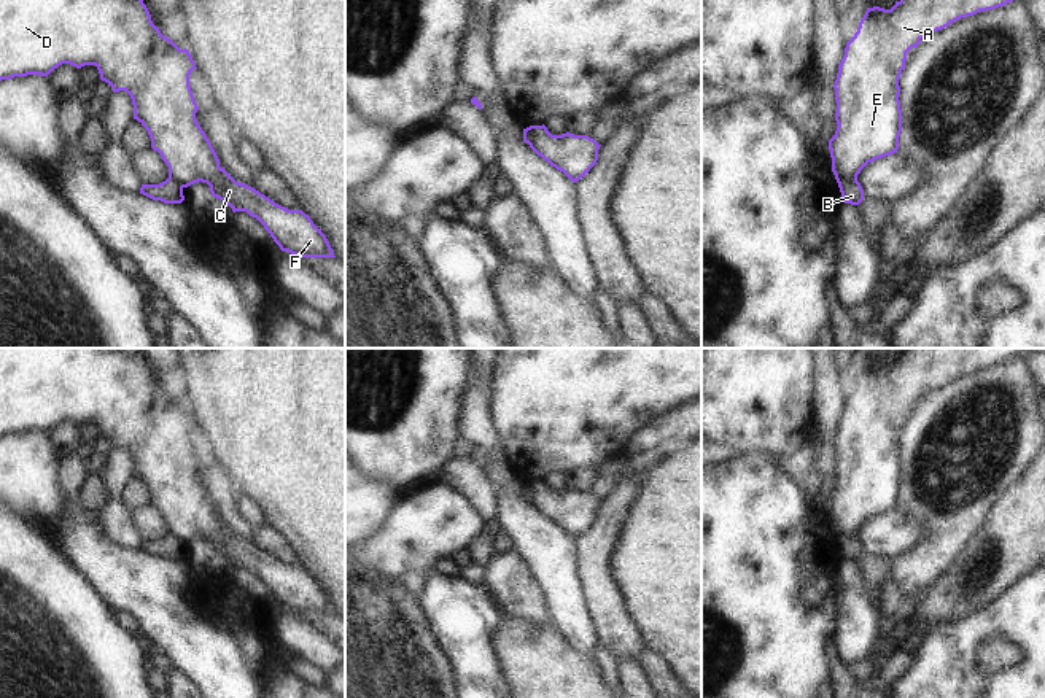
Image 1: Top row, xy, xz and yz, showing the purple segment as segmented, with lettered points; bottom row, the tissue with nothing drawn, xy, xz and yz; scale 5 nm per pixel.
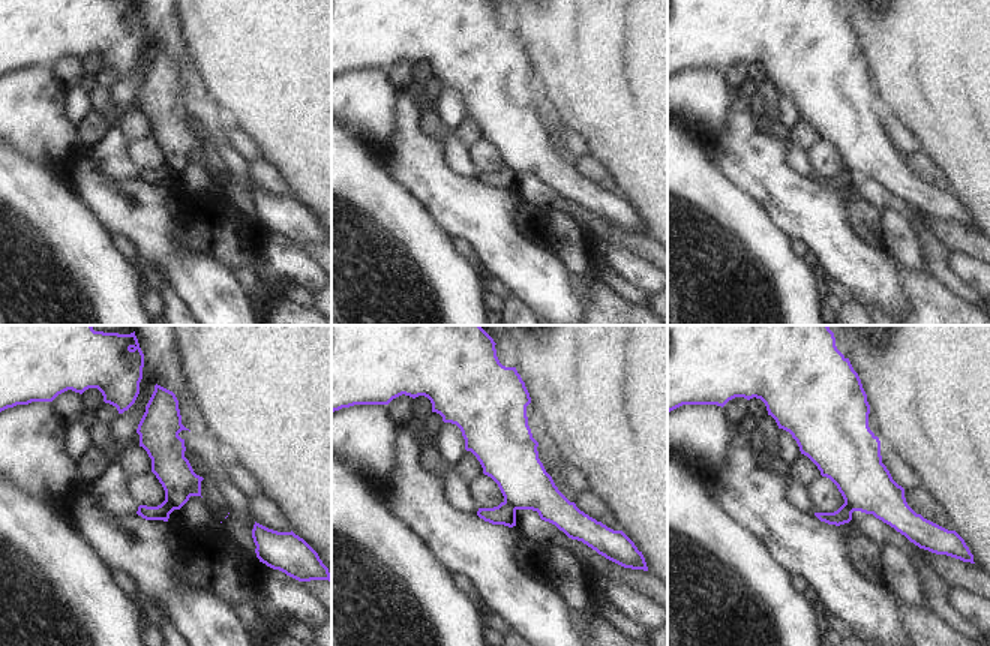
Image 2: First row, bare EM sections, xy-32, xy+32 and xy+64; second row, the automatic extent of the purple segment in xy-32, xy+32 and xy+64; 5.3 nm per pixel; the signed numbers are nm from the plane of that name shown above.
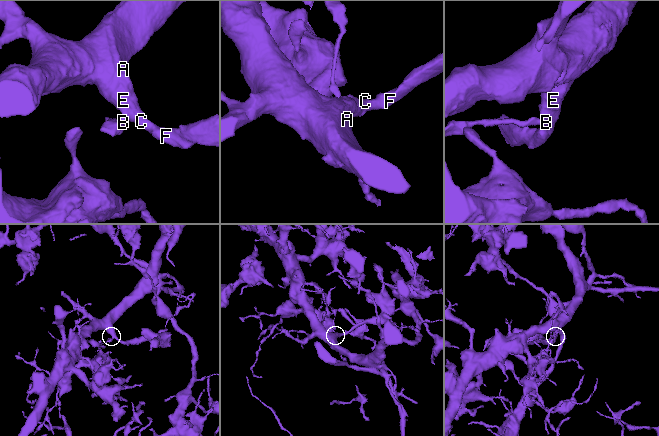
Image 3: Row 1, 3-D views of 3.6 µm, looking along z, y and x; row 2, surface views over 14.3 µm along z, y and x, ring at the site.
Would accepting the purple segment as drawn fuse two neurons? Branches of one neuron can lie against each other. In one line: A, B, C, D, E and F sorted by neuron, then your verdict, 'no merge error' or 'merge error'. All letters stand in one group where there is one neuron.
groups A C D E F / B; merge error

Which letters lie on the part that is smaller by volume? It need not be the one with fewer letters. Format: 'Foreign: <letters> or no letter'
Foreign: B.

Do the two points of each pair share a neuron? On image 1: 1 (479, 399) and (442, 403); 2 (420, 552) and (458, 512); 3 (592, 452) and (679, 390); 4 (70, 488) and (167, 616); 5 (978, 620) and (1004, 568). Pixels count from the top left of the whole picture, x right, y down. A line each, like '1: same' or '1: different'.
1: different
2: same
3: same
4: same
5: different

